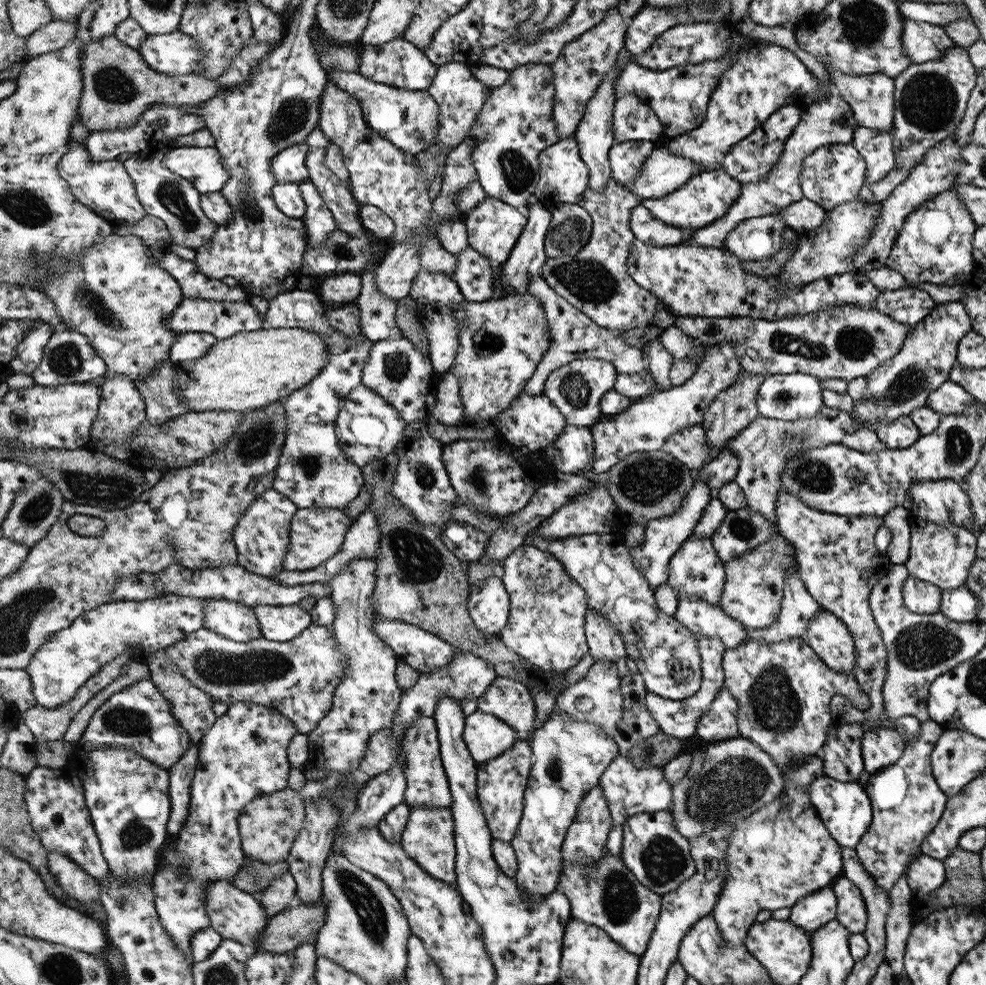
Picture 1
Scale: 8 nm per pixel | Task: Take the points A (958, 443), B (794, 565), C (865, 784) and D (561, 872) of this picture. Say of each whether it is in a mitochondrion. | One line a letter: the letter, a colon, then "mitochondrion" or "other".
A: mitochondrion
B: other
C: other
D: other

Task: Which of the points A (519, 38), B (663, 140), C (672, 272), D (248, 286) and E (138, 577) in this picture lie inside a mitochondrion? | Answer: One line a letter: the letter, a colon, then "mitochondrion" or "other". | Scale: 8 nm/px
A: other
B: other
C: other
D: other
E: other

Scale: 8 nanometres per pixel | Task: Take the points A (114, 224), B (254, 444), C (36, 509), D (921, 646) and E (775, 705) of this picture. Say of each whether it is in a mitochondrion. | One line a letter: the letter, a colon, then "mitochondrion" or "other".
A: other
B: mitochondrion
C: mitochondrion
D: mitochondrion
E: mitochondrion

